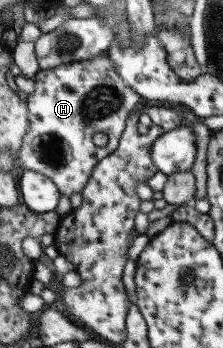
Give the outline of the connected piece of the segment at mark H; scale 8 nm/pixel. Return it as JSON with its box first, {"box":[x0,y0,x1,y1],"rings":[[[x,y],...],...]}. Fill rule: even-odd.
{"box":[16,53,142,198],"rings":[[[105,53],[85,60],[69,61],[47,70],[39,69],[33,78],[35,88],[31,94],[24,96],[28,127],[16,152],[16,167],[18,171],[30,170],[41,173],[54,182],[60,194],[65,194],[69,198],[71,194],[80,194],[93,165],[115,150],[127,117],[142,100],[129,86],[123,84],[123,80],[115,72],[112,60],[109,60]],[[95,132],[107,136],[106,145],[103,147],[93,145],[91,136]]]}

